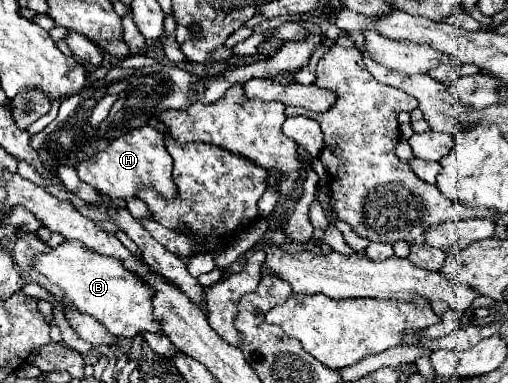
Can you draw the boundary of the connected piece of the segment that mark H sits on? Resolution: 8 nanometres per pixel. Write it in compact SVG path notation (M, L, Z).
M152 126L128 130L120 138L112 140L106 150L100 150L90 160L76 164L80 180L88 182L110 198L136 196L136 192L142 188L154 188L164 198L174 198L176 186L172 184L172 169L173 159L164 148L164 136Z

